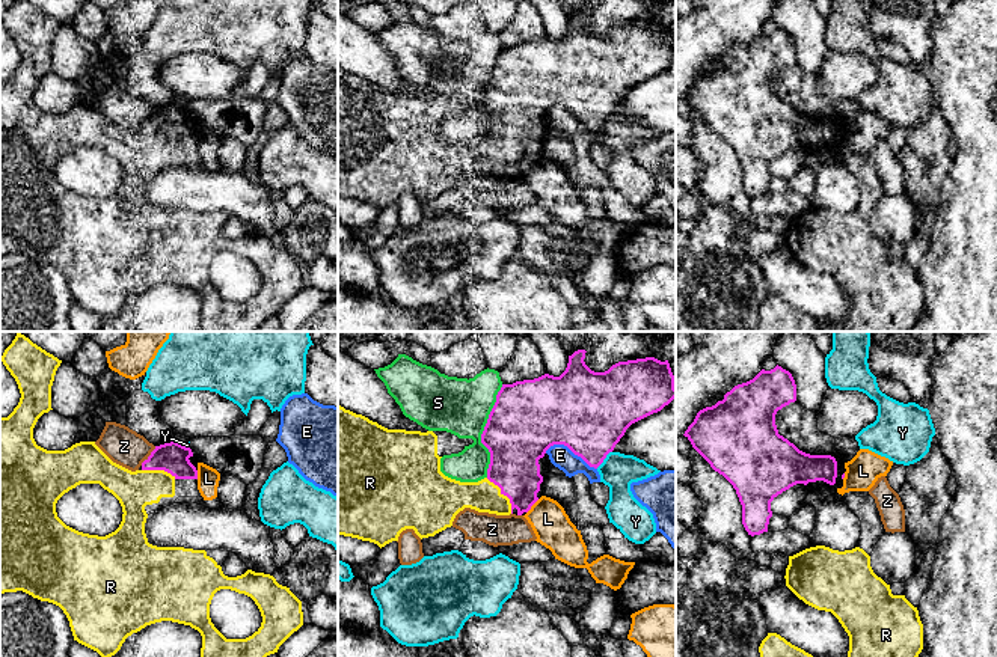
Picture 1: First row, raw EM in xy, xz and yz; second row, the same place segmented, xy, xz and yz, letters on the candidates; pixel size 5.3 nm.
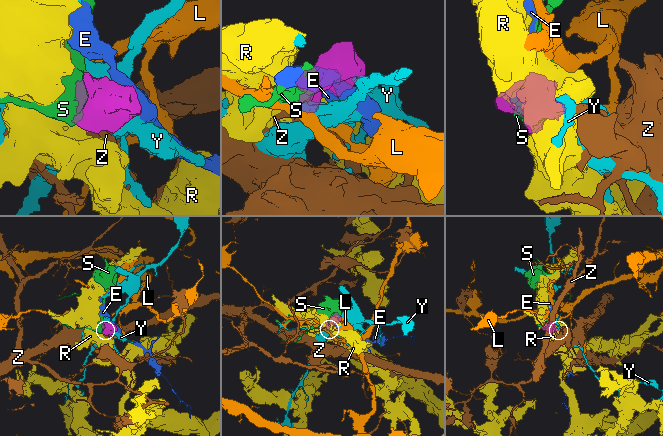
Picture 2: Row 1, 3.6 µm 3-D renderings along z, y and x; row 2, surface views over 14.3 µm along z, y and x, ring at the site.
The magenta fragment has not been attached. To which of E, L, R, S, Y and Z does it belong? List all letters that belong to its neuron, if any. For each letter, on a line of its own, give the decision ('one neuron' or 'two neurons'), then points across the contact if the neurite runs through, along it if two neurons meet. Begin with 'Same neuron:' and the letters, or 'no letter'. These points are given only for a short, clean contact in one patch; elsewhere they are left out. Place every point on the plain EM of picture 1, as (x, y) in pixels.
Same neuron: R
E: two neurons; border along xz (545, 113), (554, 107), (566, 107), (596, 131)
L: two neurons; border along xz (539, 161), (527, 175)
R: one neuron
S: two neurons
Y: two neurons
Z: two neurons

